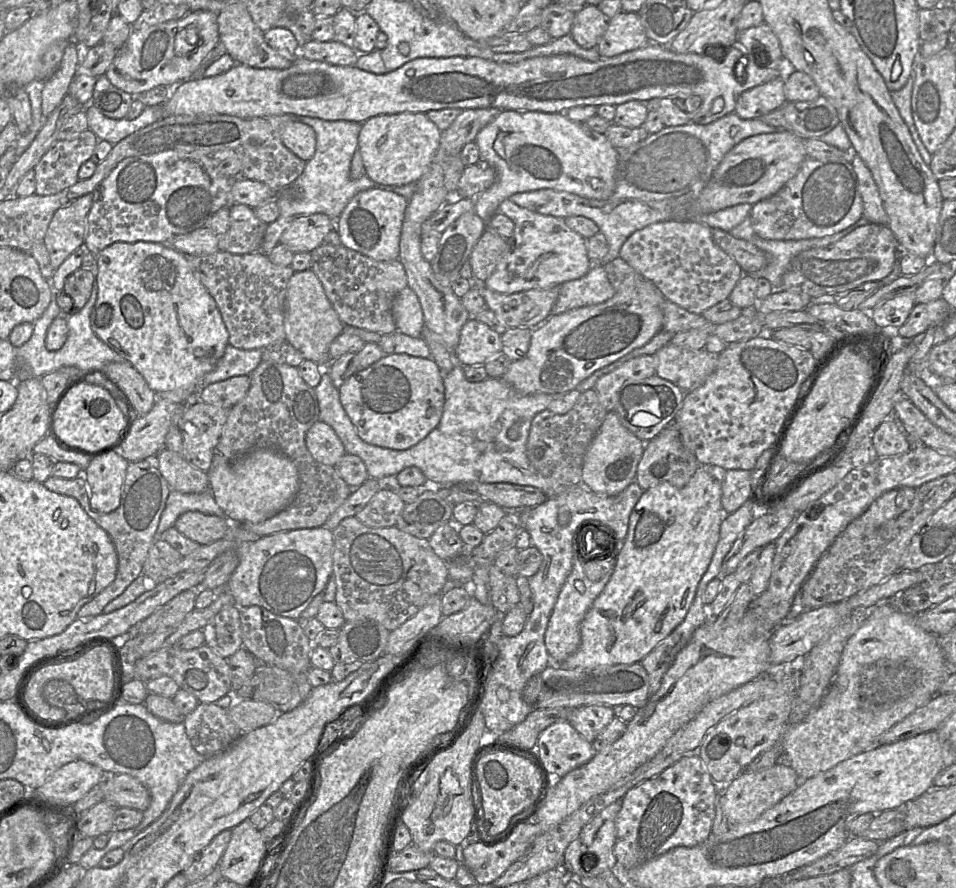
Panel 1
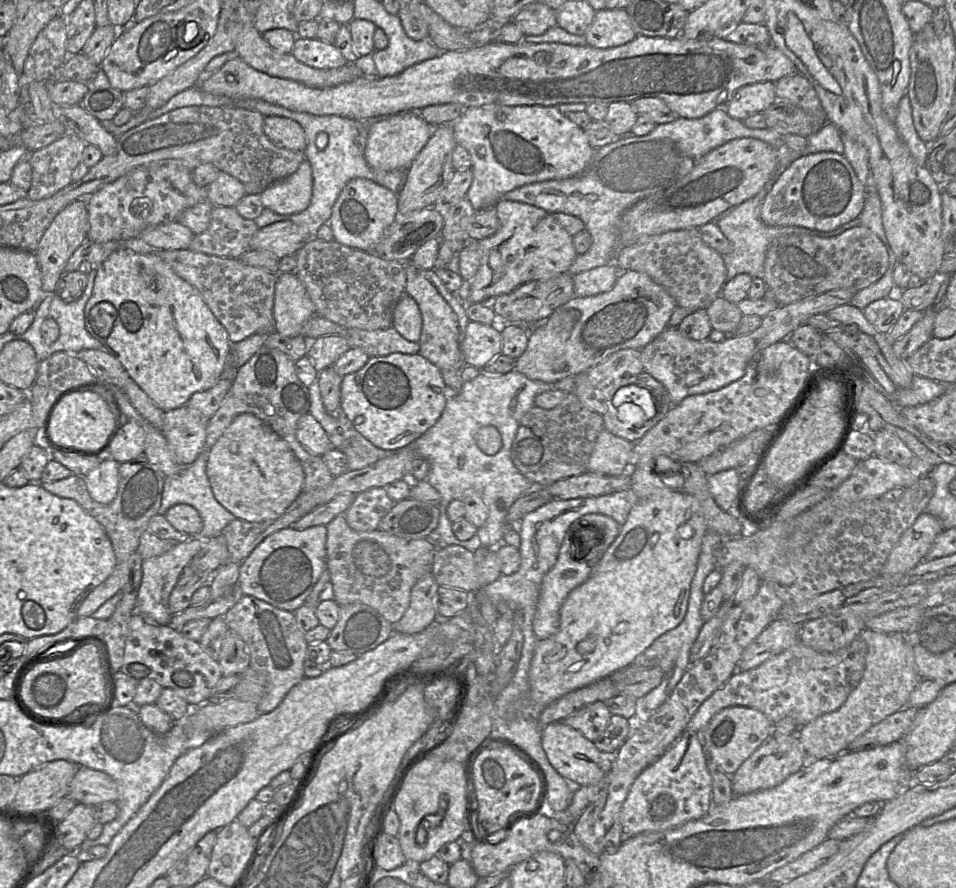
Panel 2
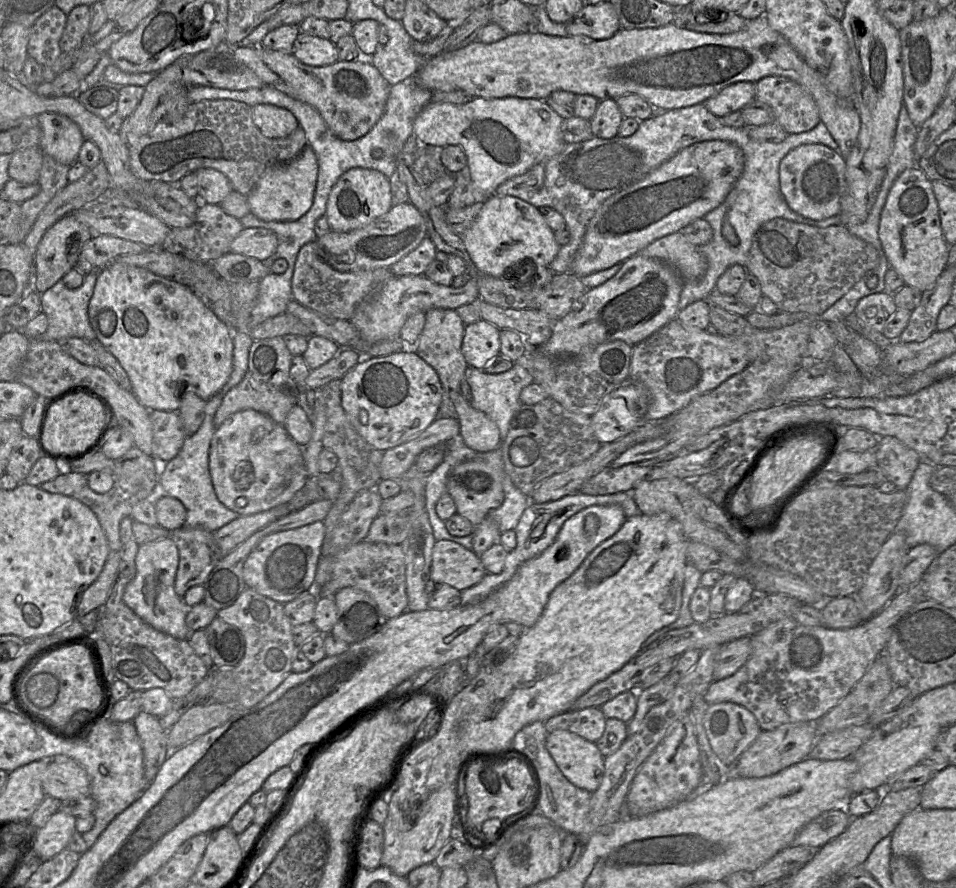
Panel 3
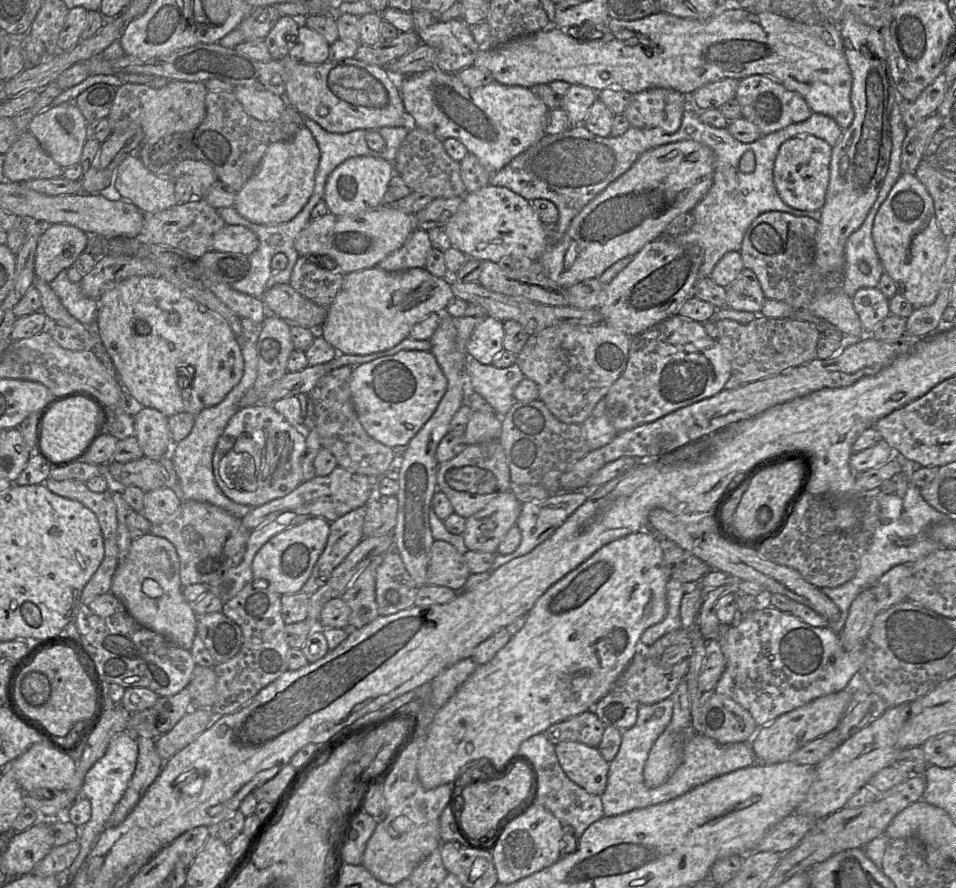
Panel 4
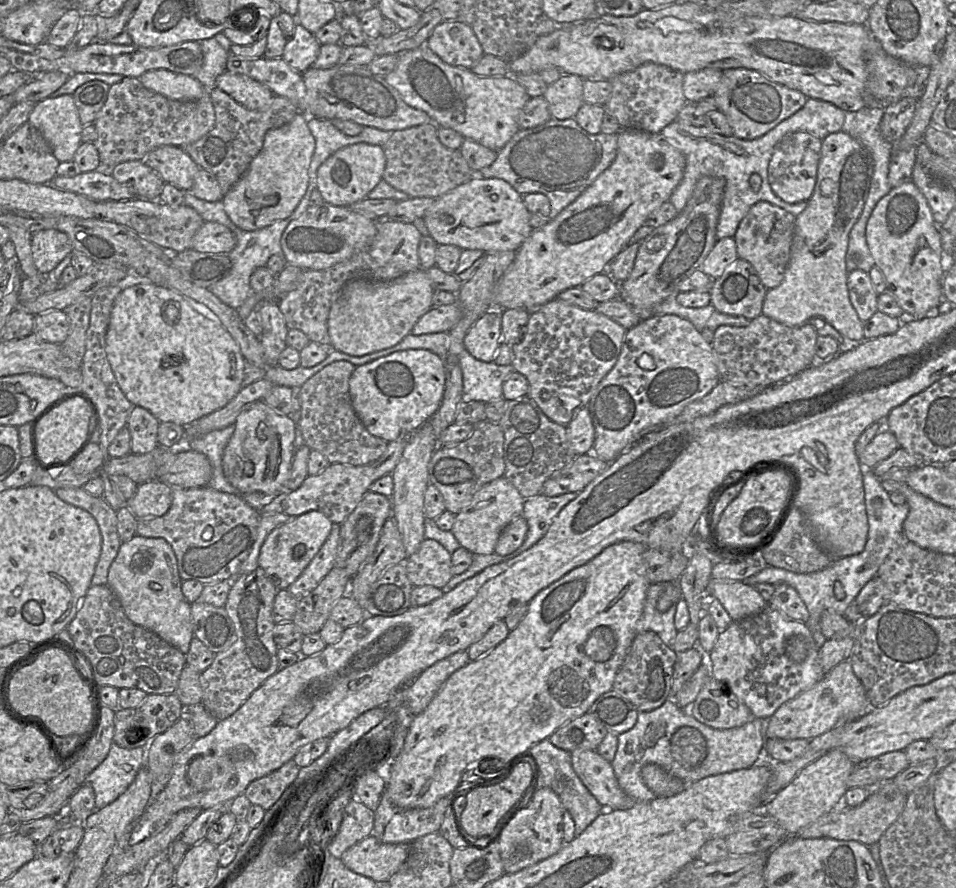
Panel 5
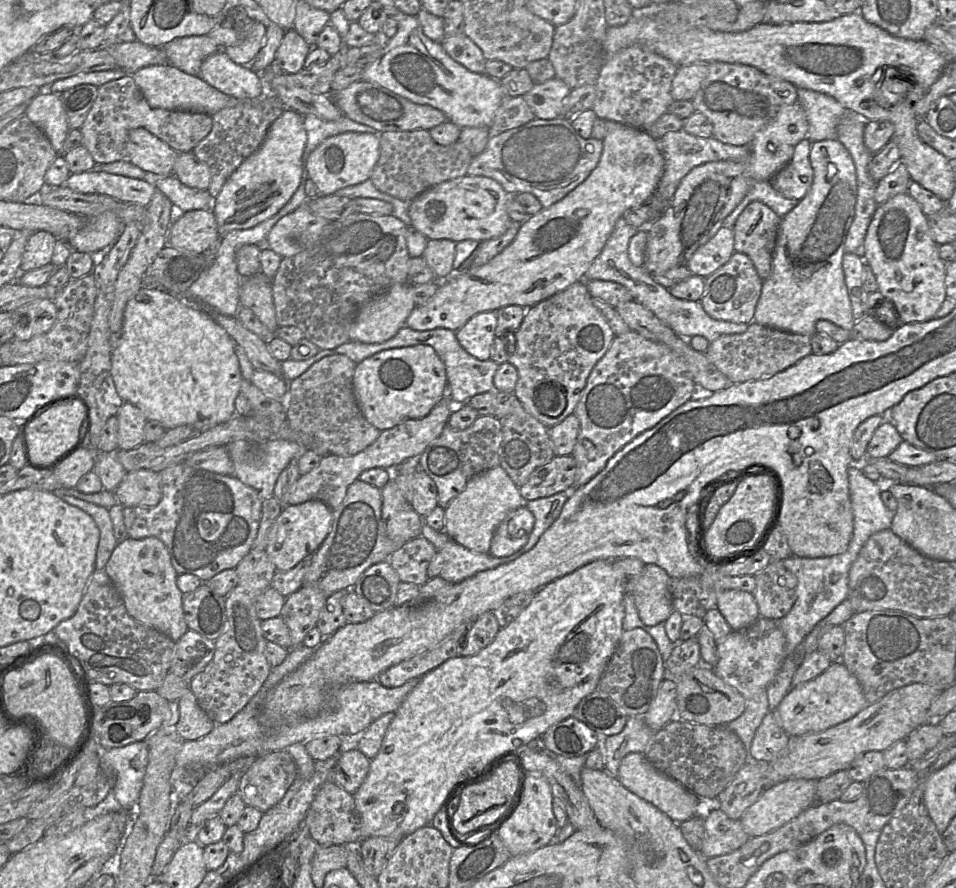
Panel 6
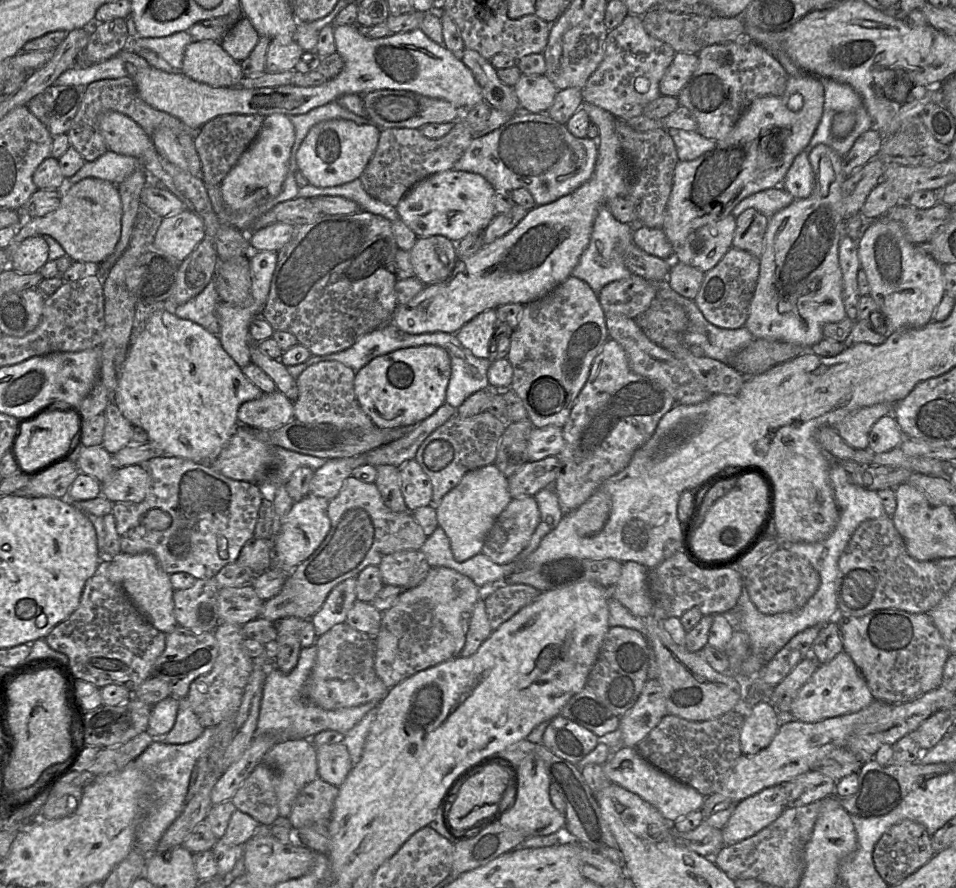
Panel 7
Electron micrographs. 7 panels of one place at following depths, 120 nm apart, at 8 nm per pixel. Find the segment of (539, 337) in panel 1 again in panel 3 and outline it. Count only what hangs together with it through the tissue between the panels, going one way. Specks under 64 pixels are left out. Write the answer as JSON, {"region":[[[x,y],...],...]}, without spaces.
{"region":[[[635,254],[605,283],[588,289],[582,308],[558,319],[551,337],[537,348],[547,356],[572,356],[600,344],[622,340],[630,346],[644,341],[676,318],[684,281],[670,265]]]}

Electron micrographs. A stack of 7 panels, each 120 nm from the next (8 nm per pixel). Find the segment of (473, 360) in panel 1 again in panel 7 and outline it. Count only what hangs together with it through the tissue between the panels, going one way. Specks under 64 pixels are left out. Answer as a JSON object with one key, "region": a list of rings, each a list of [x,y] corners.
{"region":[[[496,309],[486,310],[464,324],[456,337],[474,356],[493,359],[490,342],[495,339],[496,319]]]}

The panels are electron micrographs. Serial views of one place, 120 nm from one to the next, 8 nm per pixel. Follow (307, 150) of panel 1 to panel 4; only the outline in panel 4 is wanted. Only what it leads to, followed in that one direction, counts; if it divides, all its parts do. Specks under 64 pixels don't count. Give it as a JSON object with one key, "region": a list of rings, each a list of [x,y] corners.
{"region":[[[244,86],[234,87],[234,95],[245,112],[261,122],[276,121],[288,105],[283,96]]]}

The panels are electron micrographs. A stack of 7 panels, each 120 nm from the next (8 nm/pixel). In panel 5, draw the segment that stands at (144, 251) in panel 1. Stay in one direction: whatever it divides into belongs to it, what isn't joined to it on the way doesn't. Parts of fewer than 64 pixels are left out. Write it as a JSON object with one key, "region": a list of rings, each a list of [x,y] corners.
{"region":[[[151,282],[123,289],[113,304],[106,334],[106,353],[117,383],[133,406],[147,409],[159,422],[172,422],[186,427],[196,420],[226,406],[242,389],[245,358],[232,335],[212,316],[197,311],[182,295]]]}

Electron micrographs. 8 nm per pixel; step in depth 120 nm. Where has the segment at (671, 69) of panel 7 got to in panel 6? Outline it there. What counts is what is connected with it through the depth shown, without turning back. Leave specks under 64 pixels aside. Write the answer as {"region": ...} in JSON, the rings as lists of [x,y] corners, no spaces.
{"region":[[[705,63],[678,67],[671,86],[672,98],[674,100],[692,100],[707,77],[708,71],[708,64]]]}

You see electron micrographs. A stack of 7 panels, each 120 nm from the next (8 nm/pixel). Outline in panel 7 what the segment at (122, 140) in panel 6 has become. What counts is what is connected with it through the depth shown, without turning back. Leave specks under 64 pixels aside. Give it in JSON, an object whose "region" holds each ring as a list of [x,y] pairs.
{"region":[[[132,77],[102,79],[86,87],[83,101],[67,132],[70,146],[76,149],[85,161],[94,161],[108,151],[99,129],[100,115],[107,111],[116,111],[128,116],[150,135],[159,128],[167,127],[176,134],[189,134],[195,138],[200,130],[200,128],[191,128],[180,119],[147,104],[139,95]]]}

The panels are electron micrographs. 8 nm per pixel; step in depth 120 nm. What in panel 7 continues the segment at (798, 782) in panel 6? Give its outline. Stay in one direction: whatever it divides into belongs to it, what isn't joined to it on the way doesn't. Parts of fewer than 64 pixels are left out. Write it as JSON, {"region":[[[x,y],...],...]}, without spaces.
{"region":[[[779,784],[738,802],[721,829],[724,845],[749,838],[774,822],[787,806],[784,785]]]}

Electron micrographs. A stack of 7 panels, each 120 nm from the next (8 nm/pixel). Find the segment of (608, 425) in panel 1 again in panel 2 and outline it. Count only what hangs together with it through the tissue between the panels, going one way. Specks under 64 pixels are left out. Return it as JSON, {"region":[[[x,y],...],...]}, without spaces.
{"region":[[[603,429],[590,455],[587,471],[619,476],[629,471],[629,458],[634,443]]]}

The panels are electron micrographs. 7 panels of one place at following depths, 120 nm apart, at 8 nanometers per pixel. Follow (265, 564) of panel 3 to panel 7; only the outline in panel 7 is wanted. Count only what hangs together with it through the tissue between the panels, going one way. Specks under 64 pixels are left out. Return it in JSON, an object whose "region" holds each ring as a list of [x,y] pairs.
{"region":[[[307,495],[304,499],[294,503],[279,533],[272,539],[272,567],[287,568],[291,572],[315,552],[330,531],[328,505],[327,499],[313,495]]]}

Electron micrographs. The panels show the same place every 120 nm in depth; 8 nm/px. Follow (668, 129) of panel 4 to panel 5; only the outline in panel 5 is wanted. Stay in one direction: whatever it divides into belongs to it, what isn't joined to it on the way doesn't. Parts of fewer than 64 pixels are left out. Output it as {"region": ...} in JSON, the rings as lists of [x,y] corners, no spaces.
{"region":[[[647,62],[631,71],[618,74],[609,81],[612,90],[609,99],[602,106],[624,129],[661,133],[676,119],[686,103],[682,86],[683,73],[665,65]]]}

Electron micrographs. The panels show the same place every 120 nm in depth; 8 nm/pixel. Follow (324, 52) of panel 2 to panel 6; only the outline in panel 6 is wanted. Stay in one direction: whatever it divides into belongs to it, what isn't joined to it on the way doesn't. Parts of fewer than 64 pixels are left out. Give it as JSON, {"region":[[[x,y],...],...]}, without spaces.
{"region":[[[292,28],[287,30],[275,54],[273,65],[277,70],[296,74],[304,69],[304,63],[312,47]]]}

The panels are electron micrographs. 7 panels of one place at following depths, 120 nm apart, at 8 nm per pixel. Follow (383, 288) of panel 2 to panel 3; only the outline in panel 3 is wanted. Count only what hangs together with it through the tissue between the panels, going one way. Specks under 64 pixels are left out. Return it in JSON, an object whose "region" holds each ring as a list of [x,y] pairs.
{"region":[[[314,240],[302,246],[297,255],[291,287],[294,299],[303,306],[331,318],[350,320],[359,303],[363,301],[379,284],[382,284],[393,276],[394,273],[387,267],[355,272],[340,272],[335,270],[327,263],[326,252],[321,249],[317,241]]]}

